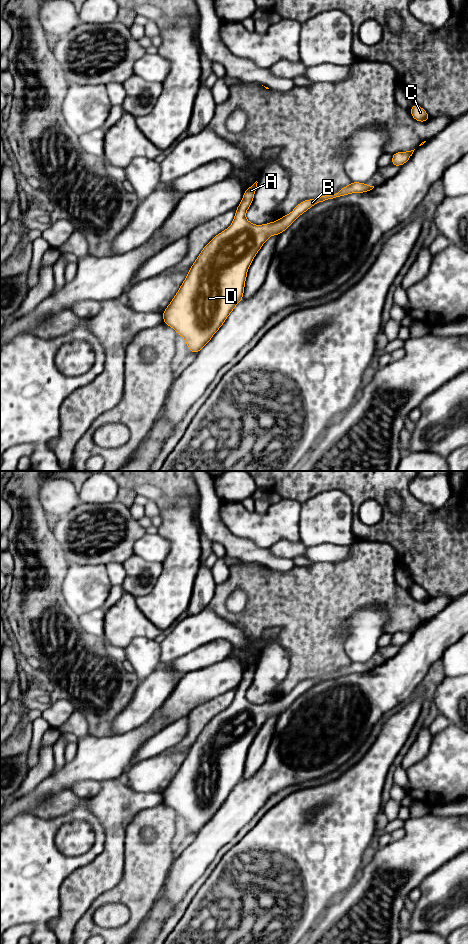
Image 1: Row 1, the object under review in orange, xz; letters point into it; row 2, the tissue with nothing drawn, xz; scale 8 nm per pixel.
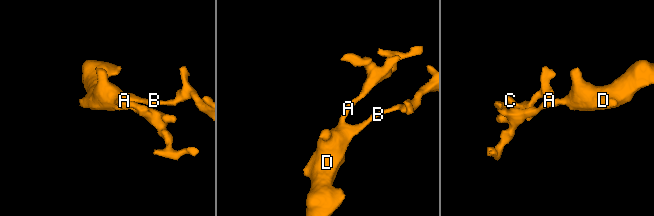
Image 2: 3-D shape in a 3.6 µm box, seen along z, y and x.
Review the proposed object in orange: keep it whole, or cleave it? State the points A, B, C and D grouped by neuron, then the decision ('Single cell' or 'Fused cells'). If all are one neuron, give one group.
Groups: A B C D. Single cell

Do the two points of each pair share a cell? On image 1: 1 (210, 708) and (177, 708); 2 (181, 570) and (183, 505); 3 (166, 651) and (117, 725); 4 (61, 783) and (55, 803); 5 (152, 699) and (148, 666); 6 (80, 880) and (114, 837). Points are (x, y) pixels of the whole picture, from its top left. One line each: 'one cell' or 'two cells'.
1: two cells
2: one cell
3: two cells
4: two cells
5: two cells
6: one cell

